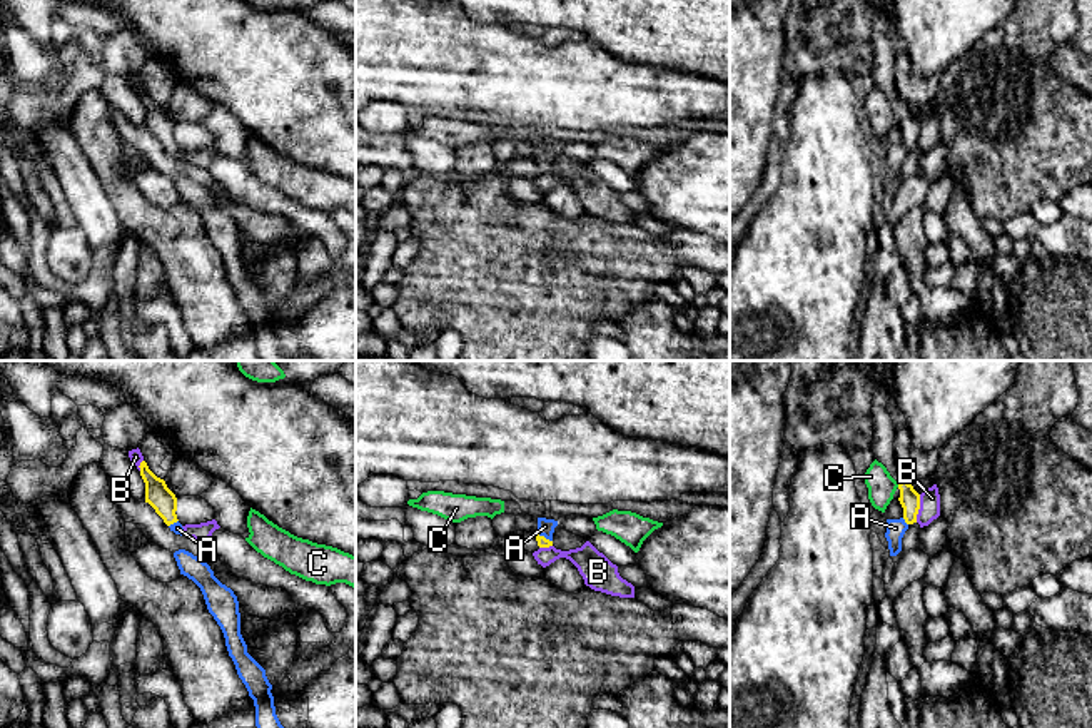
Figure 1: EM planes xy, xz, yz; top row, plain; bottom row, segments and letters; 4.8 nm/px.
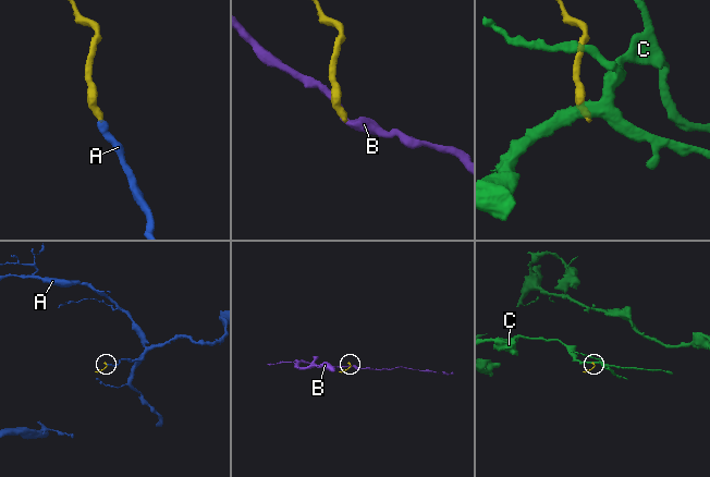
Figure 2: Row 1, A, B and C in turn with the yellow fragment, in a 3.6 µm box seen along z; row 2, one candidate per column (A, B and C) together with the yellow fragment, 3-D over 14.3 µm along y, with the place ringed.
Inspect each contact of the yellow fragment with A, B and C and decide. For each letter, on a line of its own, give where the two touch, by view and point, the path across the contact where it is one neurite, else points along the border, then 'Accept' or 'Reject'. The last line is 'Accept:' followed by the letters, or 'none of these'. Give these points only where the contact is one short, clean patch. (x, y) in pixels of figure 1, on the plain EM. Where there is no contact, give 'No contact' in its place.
A: Touches yellow at yz (905, 147). Path across: yz (909, 124), (905, 147), (895, 154). Accept
B: Touches yellow at yz (919, 134). Boundary: yz (920, 121), (915, 147). Reject
C: Touches yellow at yz (899, 111). Boundary: yz (900, 109), (897, 112). Reject
Accept: A

